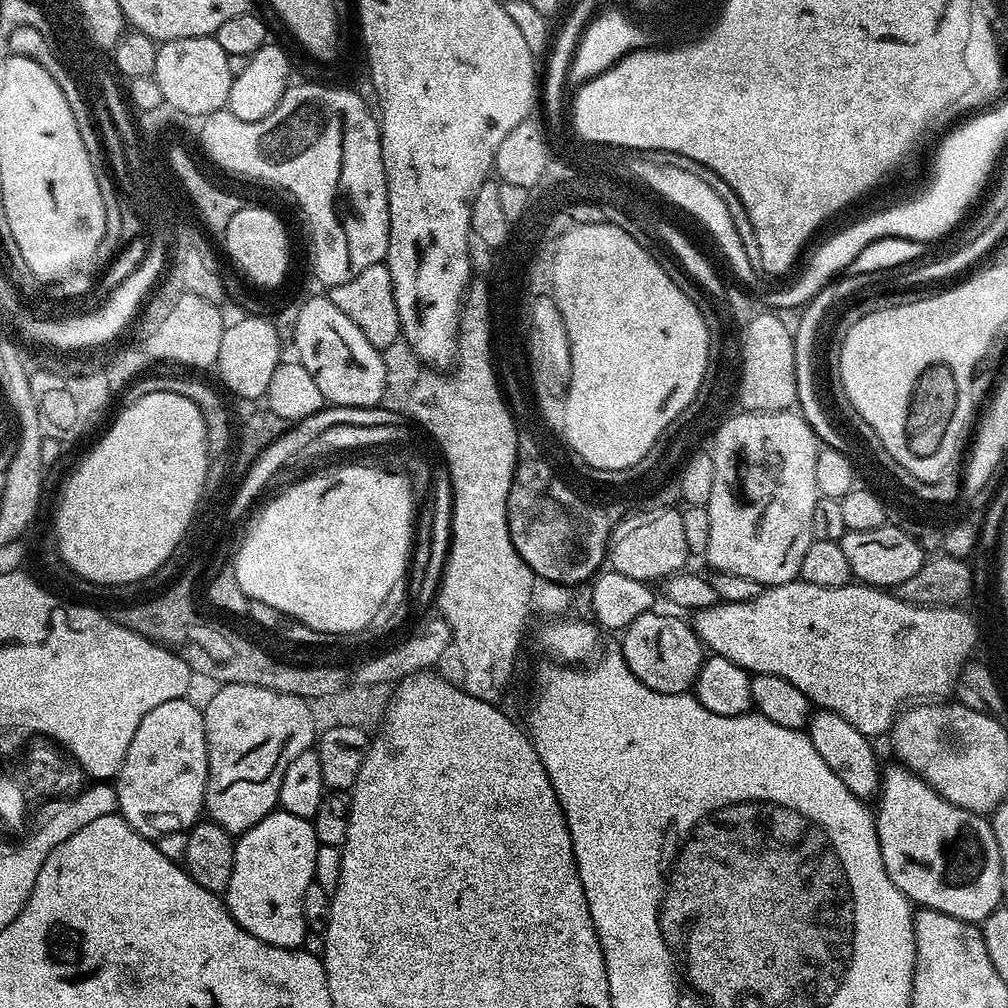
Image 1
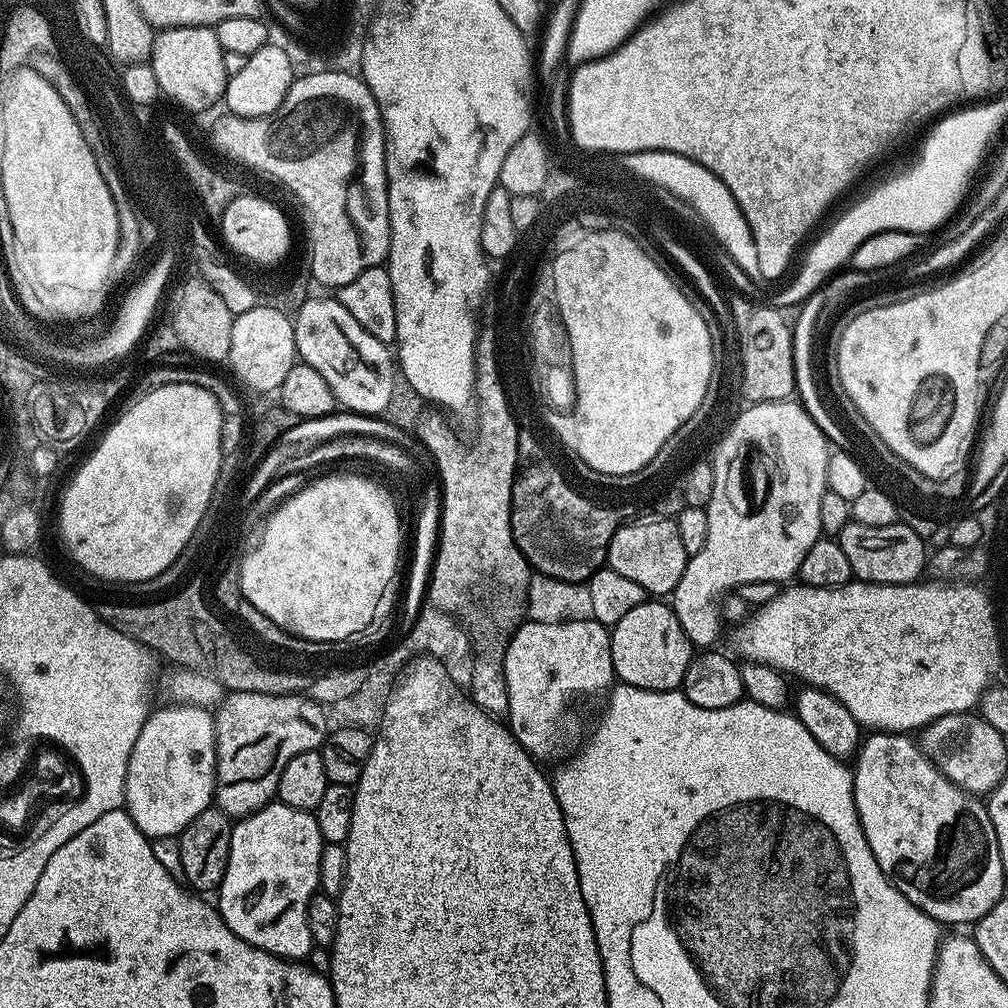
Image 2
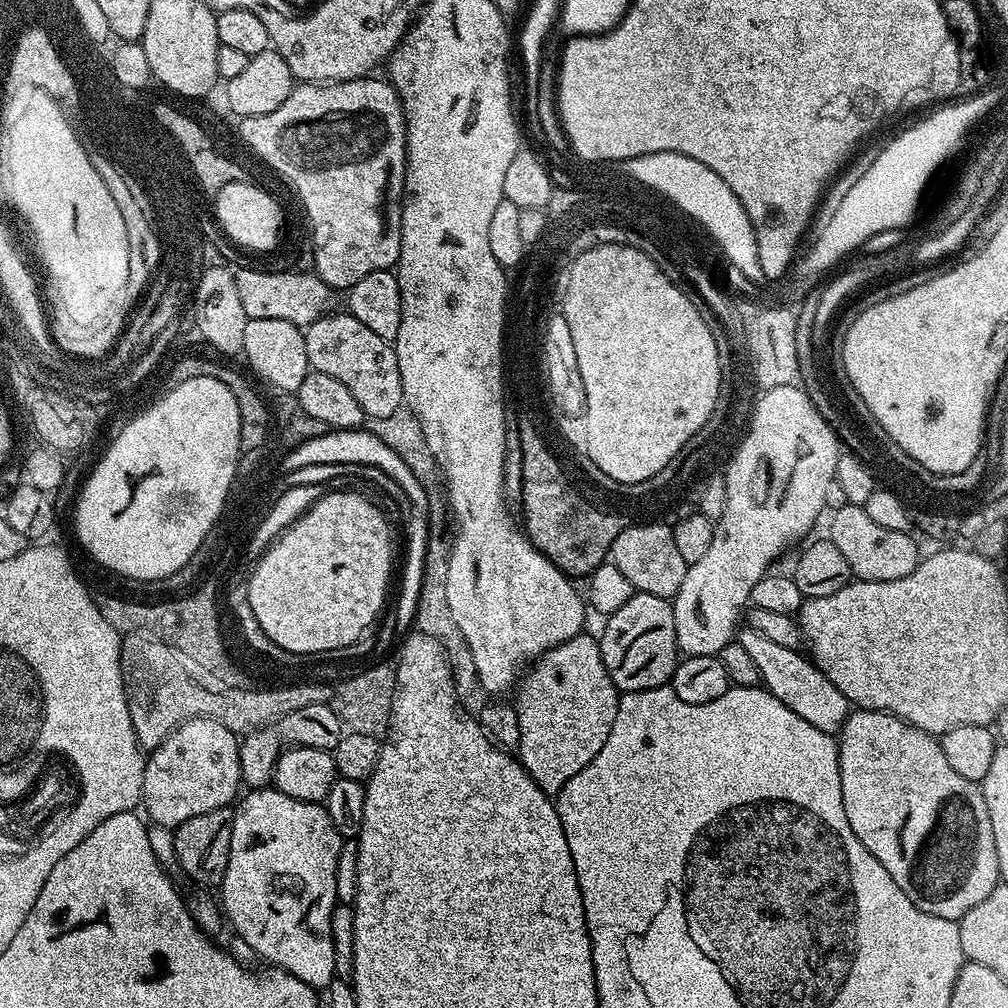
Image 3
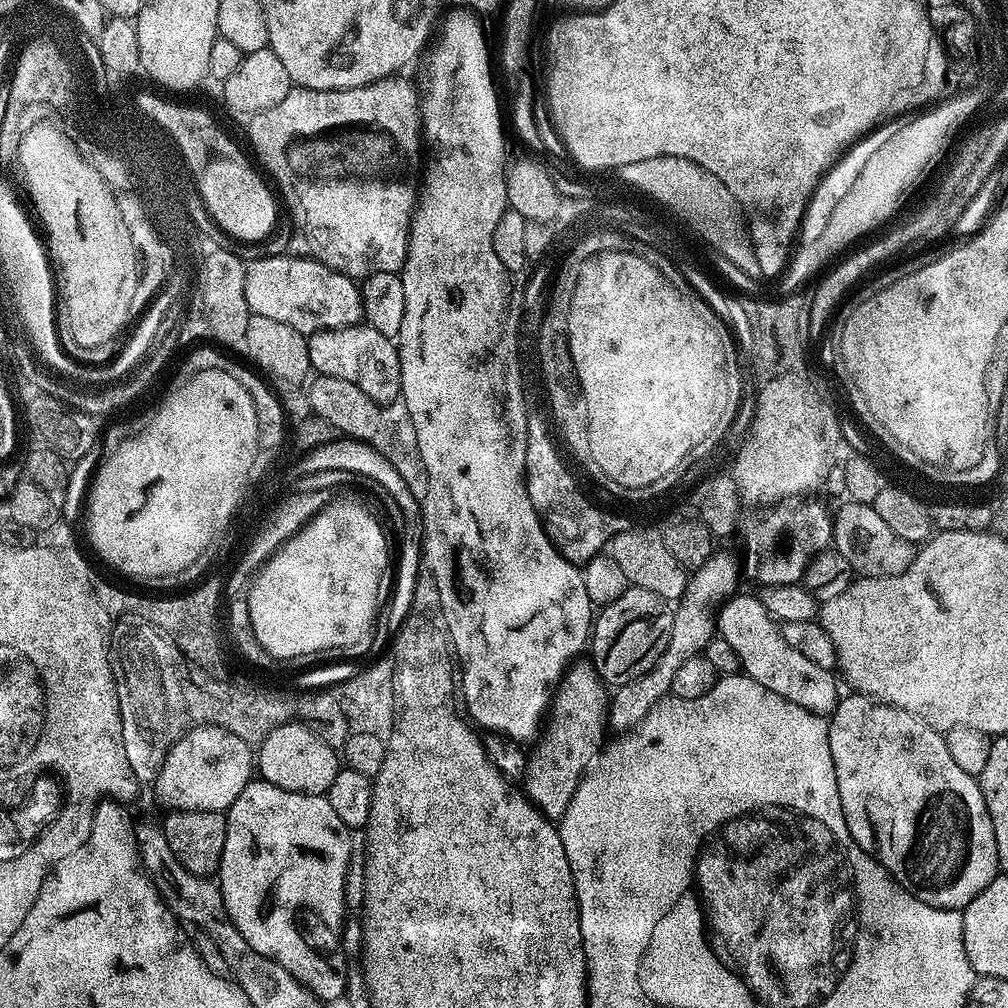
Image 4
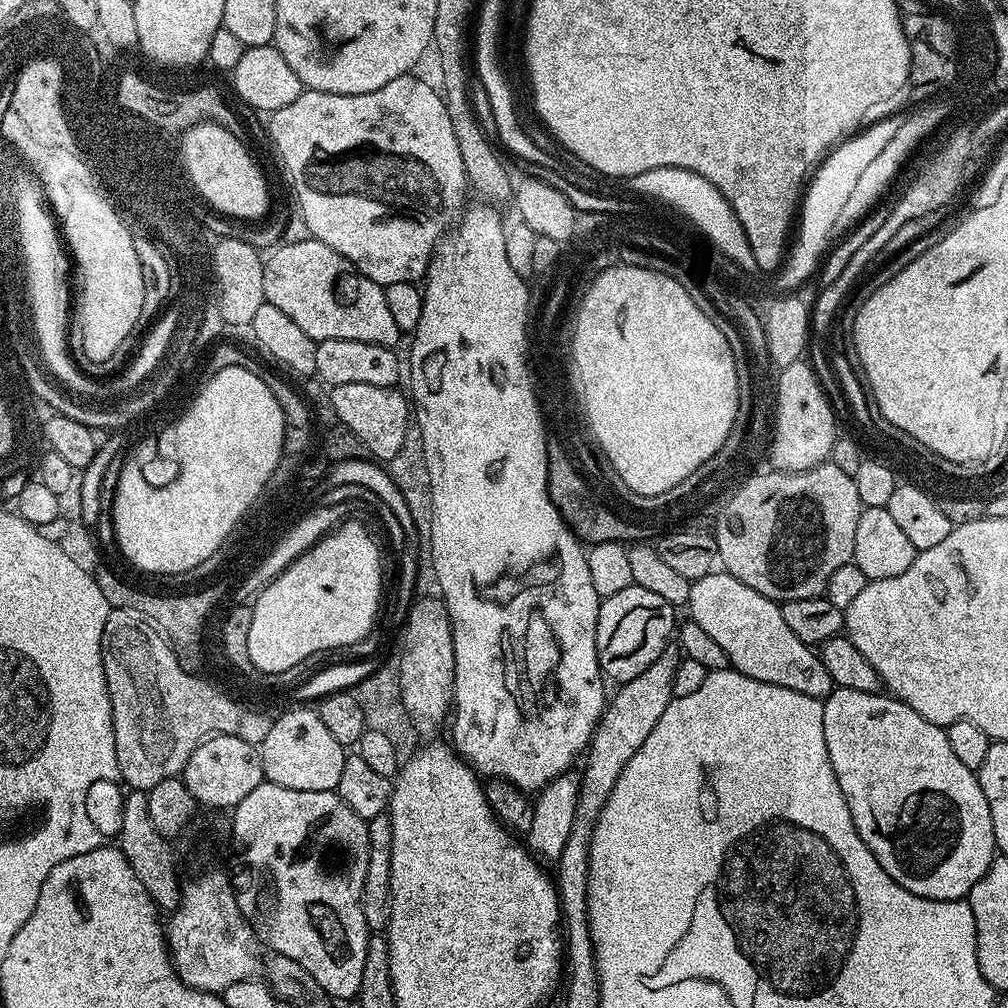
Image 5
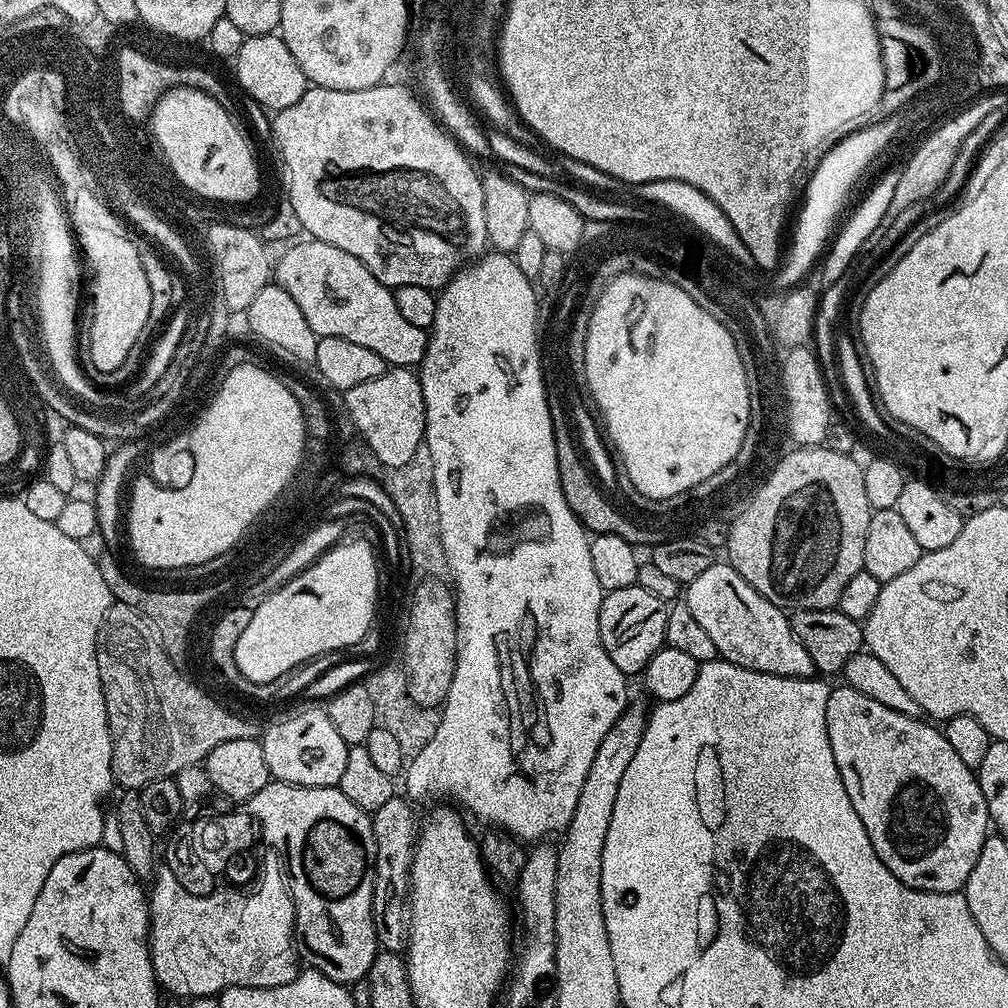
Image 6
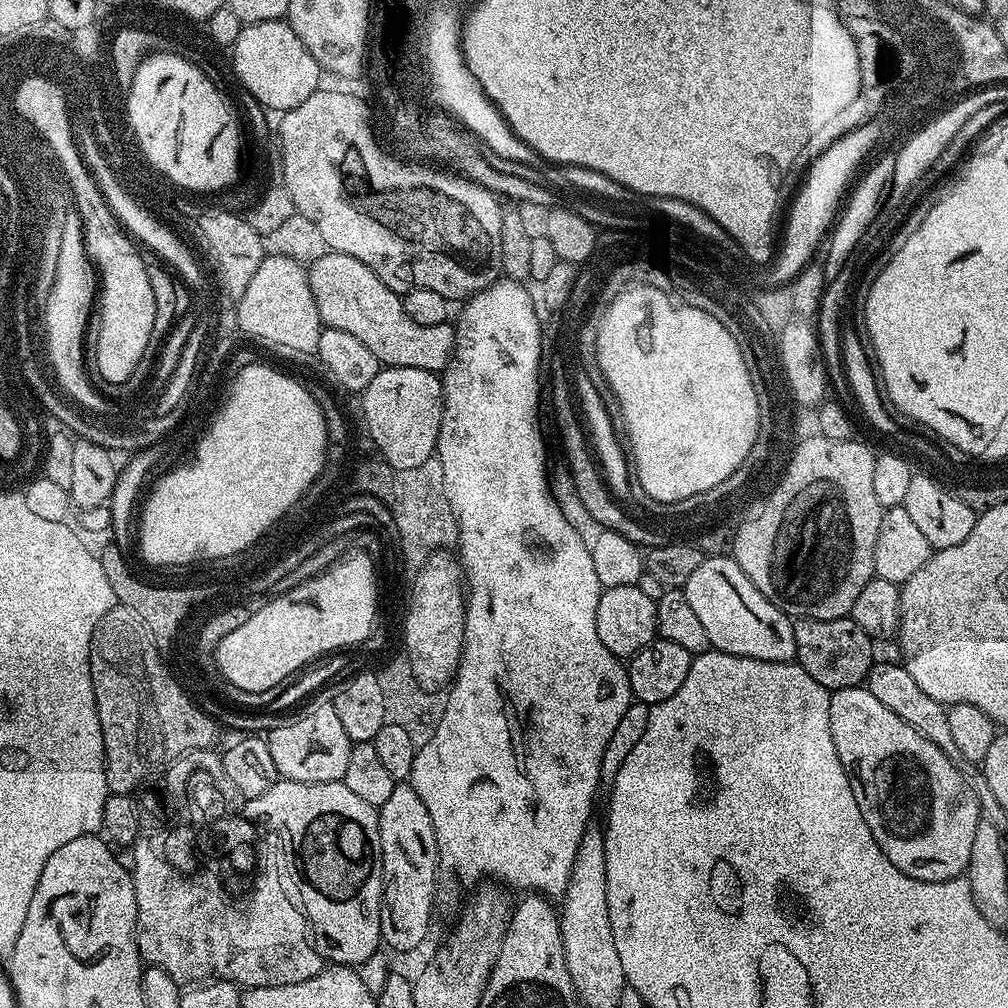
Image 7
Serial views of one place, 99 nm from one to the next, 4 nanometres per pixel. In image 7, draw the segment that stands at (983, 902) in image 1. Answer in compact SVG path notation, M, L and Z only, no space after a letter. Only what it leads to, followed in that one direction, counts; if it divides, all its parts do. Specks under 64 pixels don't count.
M864 686L843 688L832 693L830 698L830 734L834 734L834 746L838 750L838 758L842 762L842 766L850 778L850 790L854 790L858 810L862 810L862 818L866 818L866 826L870 826L870 834L874 834L882 854L886 854L886 858L890 858L890 862L894 862L894 866L898 866L898 870L902 870L902 874L922 882L946 882L955 876L964 876L968 870L970 846L974 843L974 832L980 822L980 812L979 802L970 792L970 787L966 786L966 782L962 780L962 774L956 768L954 761L947 757L934 742L928 741L914 726L908 725L906 721L894 714L894 711L888 710L886 706L878 702L878 699L874 698L873 694L868 692Z

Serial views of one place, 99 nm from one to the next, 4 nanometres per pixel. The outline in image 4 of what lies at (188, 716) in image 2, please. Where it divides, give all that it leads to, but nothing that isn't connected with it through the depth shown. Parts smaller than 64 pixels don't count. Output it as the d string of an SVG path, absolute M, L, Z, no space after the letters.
M204 724L201 728L190 730L170 750L162 770L154 781L154 789L160 800L171 809L184 811L214 811L227 813L228 807L242 794L242 790L254 778L253 745L242 742L238 734L230 734L230 730L219 728L213 724Z

